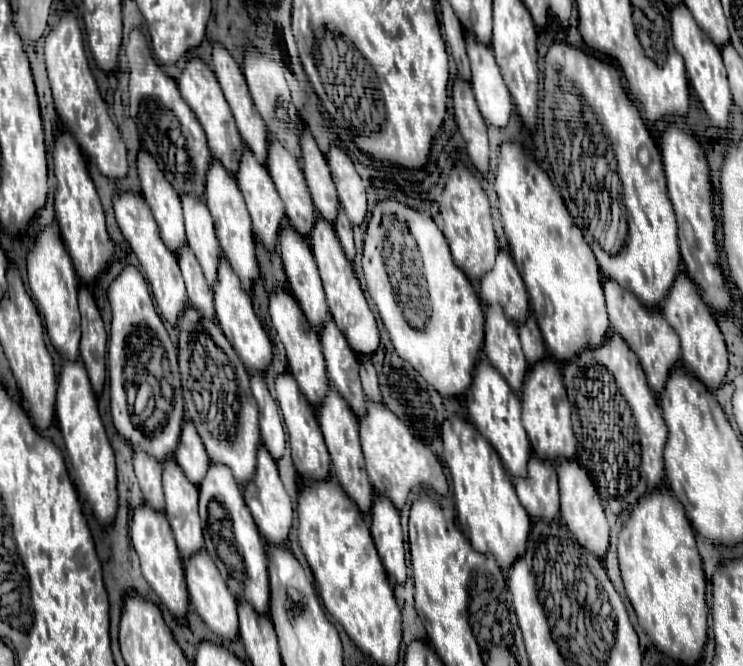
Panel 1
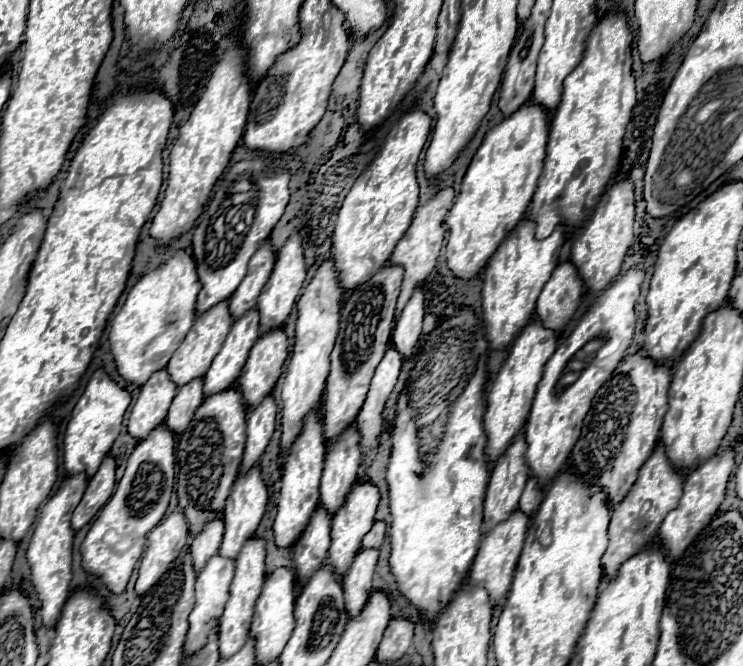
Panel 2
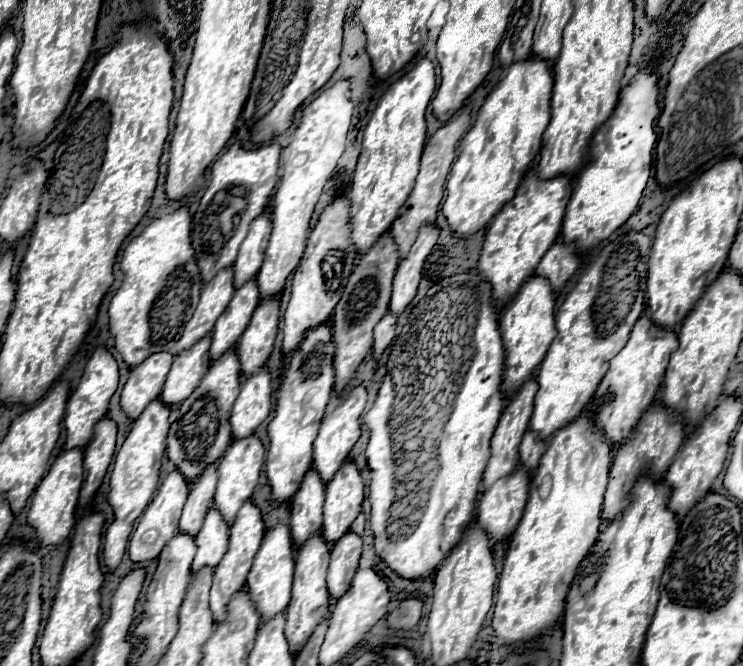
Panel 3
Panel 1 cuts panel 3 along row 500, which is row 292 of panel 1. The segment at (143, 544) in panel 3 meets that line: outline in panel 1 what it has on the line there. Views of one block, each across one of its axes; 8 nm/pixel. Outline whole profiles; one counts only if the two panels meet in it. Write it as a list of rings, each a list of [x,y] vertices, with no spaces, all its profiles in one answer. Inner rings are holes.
[[[130,192],[116,194],[116,198],[114,198],[114,214],[116,214],[116,222],[118,222],[126,242],[130,244],[132,252],[136,254],[136,258],[138,258],[144,274],[146,274],[146,280],[150,284],[150,290],[152,290],[152,296],[154,296],[158,312],[162,314],[164,320],[168,320],[174,326],[178,316],[180,316],[180,312],[188,304],[186,286],[184,286],[176,256],[164,246],[164,242],[162,242],[162,238],[158,234],[158,226],[156,226],[154,218],[152,218],[152,212],[150,212],[148,204],[144,202],[144,198],[140,194],[130,194]]]

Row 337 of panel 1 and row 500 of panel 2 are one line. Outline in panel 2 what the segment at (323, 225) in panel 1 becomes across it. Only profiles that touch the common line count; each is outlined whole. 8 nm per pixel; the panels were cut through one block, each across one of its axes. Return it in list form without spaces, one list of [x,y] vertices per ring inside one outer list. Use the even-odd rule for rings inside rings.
[[[370,482],[354,484],[350,488],[350,494],[346,496],[346,502],[334,514],[334,518],[332,518],[332,534],[330,534],[332,544],[330,544],[330,550],[328,550],[328,560],[330,560],[330,566],[334,568],[336,576],[342,578],[346,574],[346,570],[350,568],[356,552],[360,550],[360,542],[362,542],[364,534],[374,524],[374,512],[376,512],[378,500],[380,500],[380,494],[378,494],[378,488],[374,484],[370,484]]]

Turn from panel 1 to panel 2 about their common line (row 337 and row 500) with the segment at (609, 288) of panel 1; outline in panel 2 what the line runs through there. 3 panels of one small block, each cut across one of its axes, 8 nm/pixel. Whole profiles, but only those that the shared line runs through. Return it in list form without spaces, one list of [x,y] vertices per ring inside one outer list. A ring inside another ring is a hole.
[[[660,444],[654,448],[652,456],[638,470],[638,480],[634,482],[626,498],[620,504],[612,506],[612,518],[608,526],[610,544],[602,556],[602,566],[608,578],[614,578],[614,574],[618,572],[618,566],[626,562],[626,558],[632,558],[634,554],[638,554],[638,550],[642,550],[648,542],[652,542],[652,538],[658,532],[658,526],[662,524],[662,518],[670,510],[674,510],[674,506],[678,504],[678,498],[682,498],[682,478],[668,462]]]

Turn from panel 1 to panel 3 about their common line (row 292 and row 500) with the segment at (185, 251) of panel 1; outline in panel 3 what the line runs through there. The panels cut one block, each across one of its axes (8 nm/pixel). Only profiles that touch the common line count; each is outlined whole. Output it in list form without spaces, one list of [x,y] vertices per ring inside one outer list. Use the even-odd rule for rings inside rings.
[[[210,464],[190,486],[190,494],[180,518],[180,532],[196,536],[204,524],[204,518],[212,506],[216,490],[216,464]]]

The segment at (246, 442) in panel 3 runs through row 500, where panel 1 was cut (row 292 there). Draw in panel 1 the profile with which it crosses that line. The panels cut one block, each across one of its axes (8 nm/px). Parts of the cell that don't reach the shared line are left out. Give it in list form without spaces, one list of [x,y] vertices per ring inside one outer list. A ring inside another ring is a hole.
[[[222,258],[220,266],[218,266],[218,282],[214,286],[214,302],[216,302],[216,320],[222,326],[224,336],[230,340],[230,344],[234,346],[234,350],[238,352],[240,360],[244,362],[248,372],[258,372],[264,374],[266,368],[272,362],[272,344],[260,324],[260,320],[256,318],[254,310],[252,310],[252,300],[250,296],[242,290],[238,276],[232,272],[230,264],[226,258]]]

